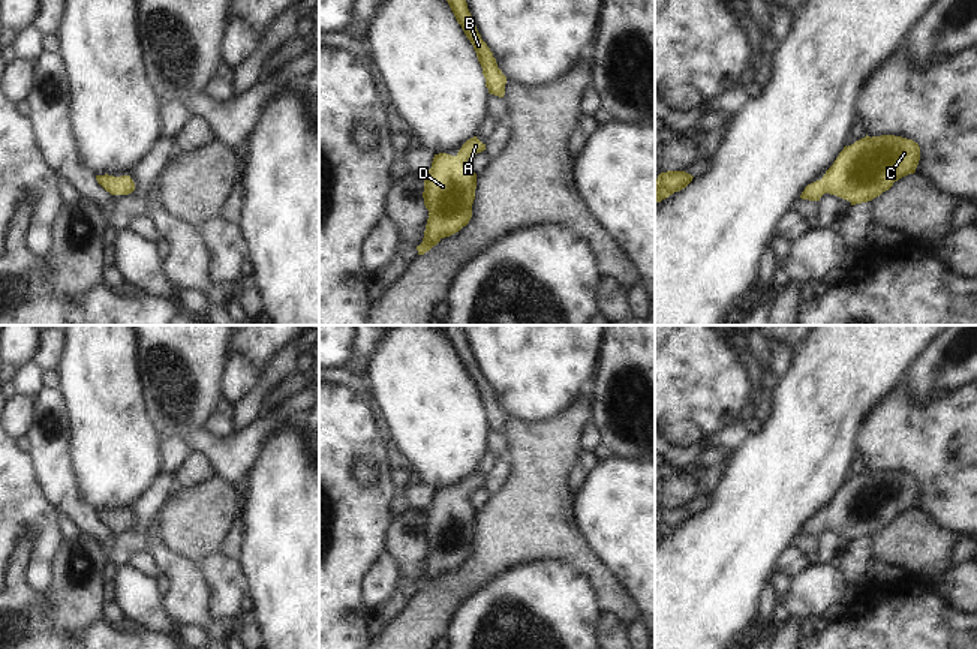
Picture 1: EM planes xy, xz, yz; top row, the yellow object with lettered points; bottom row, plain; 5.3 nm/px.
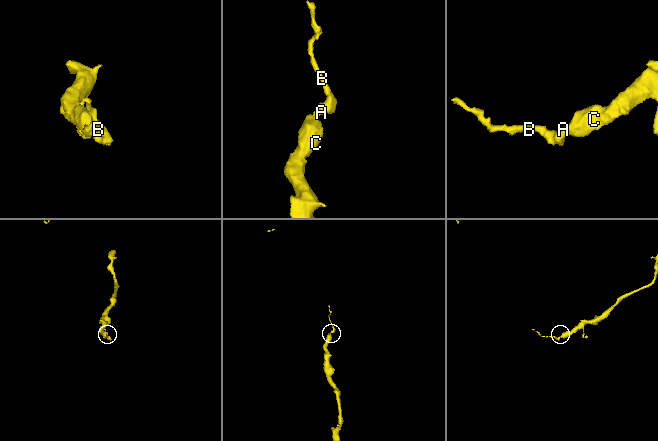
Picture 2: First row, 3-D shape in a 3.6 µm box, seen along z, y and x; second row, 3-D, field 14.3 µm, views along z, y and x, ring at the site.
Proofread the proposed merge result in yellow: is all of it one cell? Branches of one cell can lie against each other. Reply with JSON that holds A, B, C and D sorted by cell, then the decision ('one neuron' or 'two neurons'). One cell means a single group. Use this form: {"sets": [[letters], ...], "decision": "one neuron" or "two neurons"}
{"sets": [["A", "B", "C", "D"]], "decision": "one neuron"}

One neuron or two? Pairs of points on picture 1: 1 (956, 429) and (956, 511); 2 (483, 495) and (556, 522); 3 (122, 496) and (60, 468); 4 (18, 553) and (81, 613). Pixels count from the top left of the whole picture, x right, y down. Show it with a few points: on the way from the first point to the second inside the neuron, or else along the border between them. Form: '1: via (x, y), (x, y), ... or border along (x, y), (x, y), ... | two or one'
1: via (958, 450), (958, 490) | one
2: border along (492, 496), (477, 511) | two
3: border along (68, 439), (68, 456), (75, 492), (87, 507) | two
4: border along (41, 594), (44, 616), (56, 627) | two

